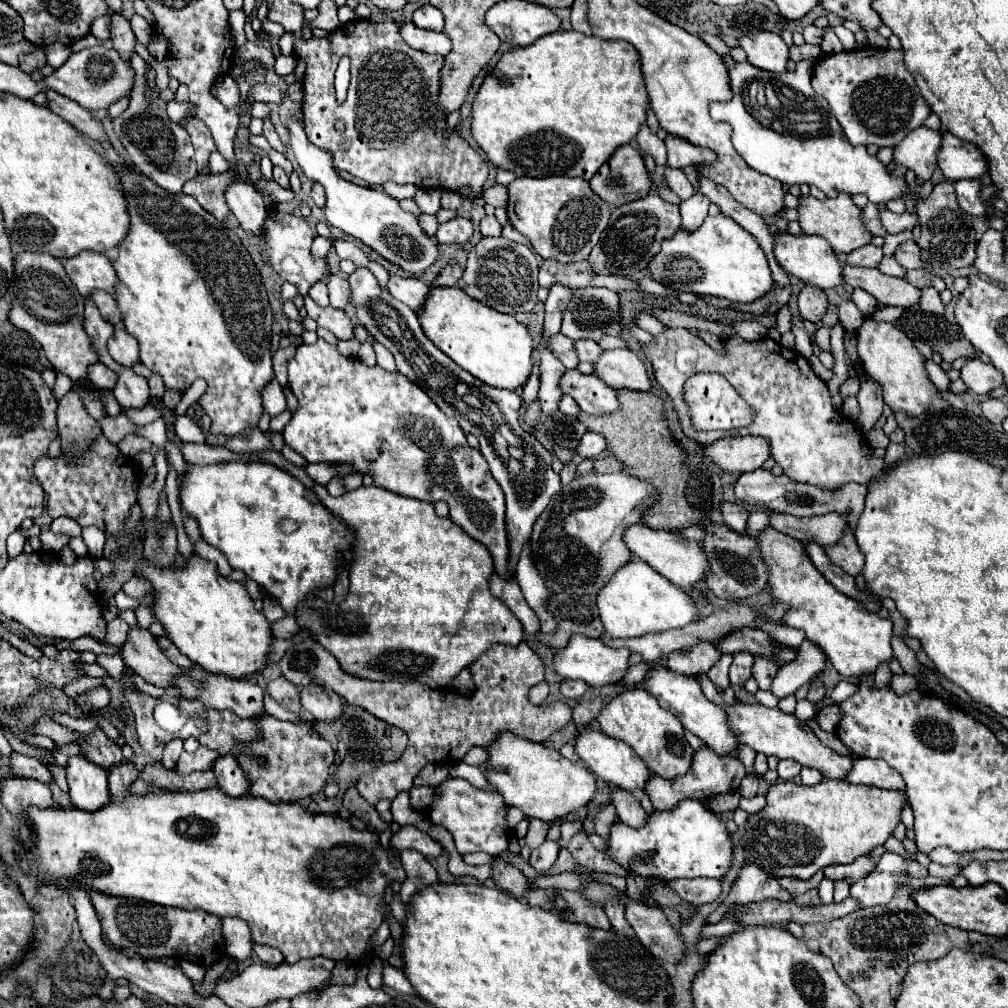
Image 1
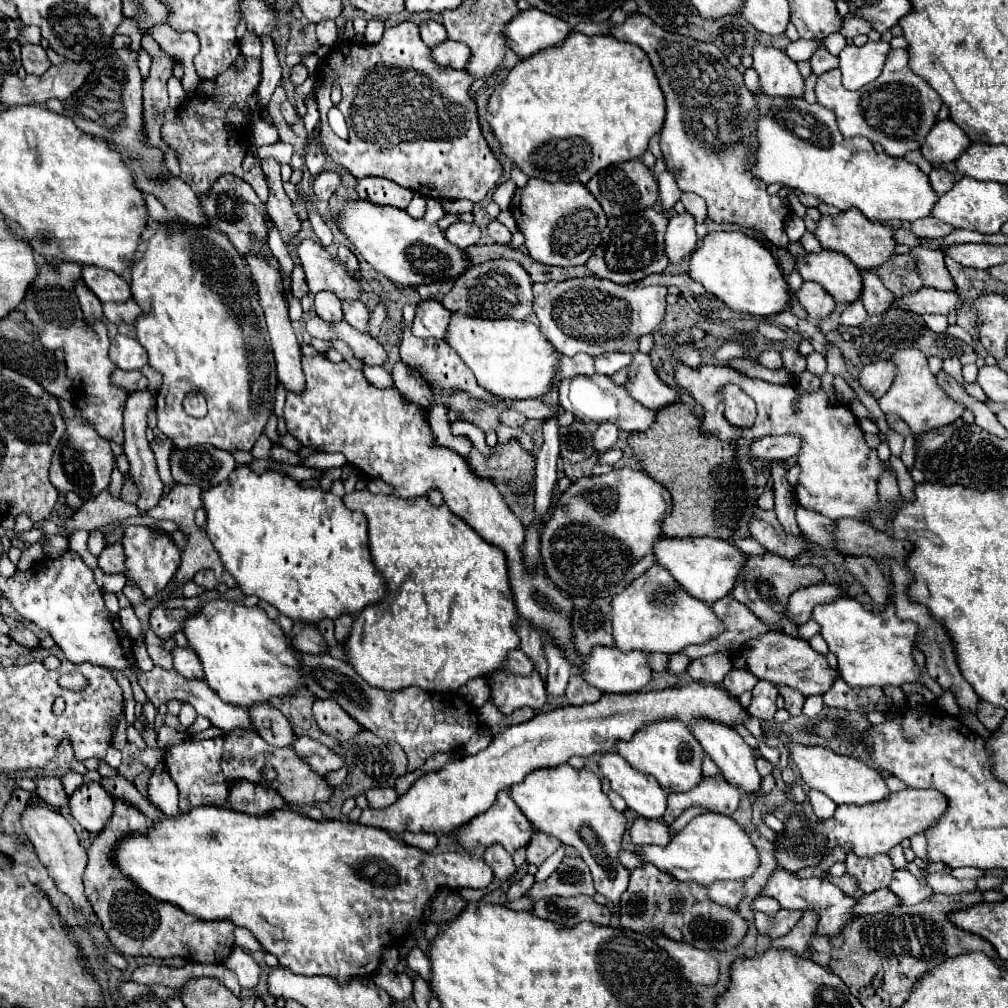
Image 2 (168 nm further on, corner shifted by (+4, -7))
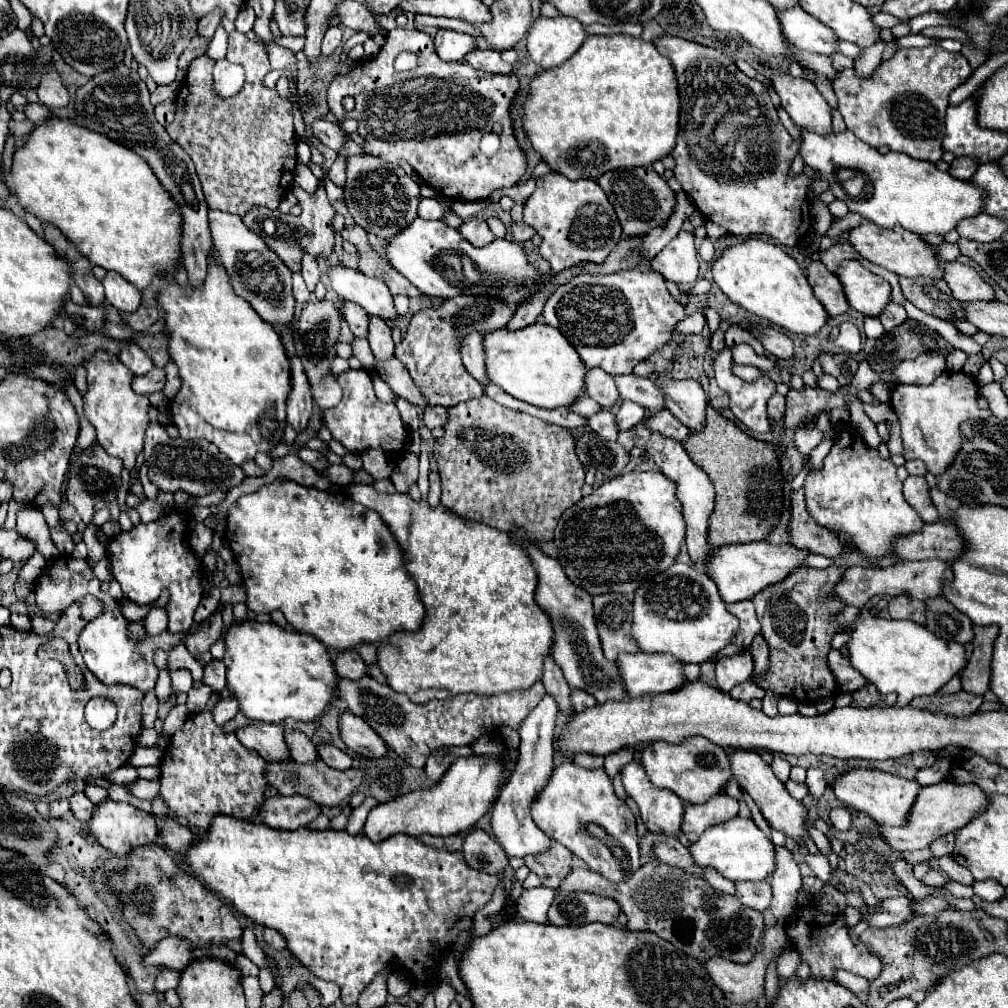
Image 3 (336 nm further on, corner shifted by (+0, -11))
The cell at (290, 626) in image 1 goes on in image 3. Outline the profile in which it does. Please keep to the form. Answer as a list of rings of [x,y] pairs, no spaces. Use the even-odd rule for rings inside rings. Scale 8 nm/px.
[[[342,651],[334,657],[334,667],[342,679],[358,681],[362,677],[368,677],[368,665],[362,661],[362,657],[356,651]]]

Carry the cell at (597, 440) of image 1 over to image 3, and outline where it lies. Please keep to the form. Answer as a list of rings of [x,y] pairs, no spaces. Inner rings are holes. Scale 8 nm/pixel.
[[[624,401],[616,413],[616,421],[618,421],[618,429],[620,431],[626,431],[626,429],[632,429],[634,425],[638,425],[642,419],[644,419],[644,413],[646,409],[638,403],[632,403],[632,401]]]

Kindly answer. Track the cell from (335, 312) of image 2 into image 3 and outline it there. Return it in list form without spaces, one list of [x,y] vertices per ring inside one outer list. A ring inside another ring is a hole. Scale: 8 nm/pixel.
[[[350,301],[344,303],[344,321],[348,323],[350,331],[356,337],[368,337],[368,323],[370,323],[370,315],[360,307],[354,305]]]

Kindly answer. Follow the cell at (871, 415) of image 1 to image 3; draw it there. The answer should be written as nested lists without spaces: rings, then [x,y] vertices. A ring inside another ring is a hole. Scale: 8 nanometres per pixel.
[[[924,353],[916,359],[902,361],[892,369],[898,383],[918,383],[930,385],[938,375],[946,371],[946,353]]]

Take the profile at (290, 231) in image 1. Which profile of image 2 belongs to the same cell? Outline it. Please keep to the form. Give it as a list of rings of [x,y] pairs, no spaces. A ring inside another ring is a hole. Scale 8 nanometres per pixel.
[[[304,239],[296,251],[296,263],[304,269],[306,285],[312,295],[318,291],[332,291],[340,299],[358,299],[362,285],[354,279],[338,259],[330,257],[326,249],[322,249],[312,239]]]

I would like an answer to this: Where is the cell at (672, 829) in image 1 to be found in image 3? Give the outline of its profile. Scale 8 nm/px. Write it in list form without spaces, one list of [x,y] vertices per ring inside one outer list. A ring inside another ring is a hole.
[[[734,817],[720,827],[710,827],[700,835],[698,843],[690,845],[690,853],[702,867],[714,867],[730,881],[760,881],[768,879],[776,869],[776,849],[774,843],[758,829],[752,819]]]

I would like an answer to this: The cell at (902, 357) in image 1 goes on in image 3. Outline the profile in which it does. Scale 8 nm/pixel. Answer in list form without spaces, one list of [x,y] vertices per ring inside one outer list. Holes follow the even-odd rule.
[[[944,371],[930,385],[894,387],[890,405],[896,411],[896,415],[900,411],[904,457],[924,461],[934,477],[942,475],[954,463],[958,451],[962,449],[960,425],[968,419],[986,419],[992,415],[990,409],[978,407],[978,391],[980,387],[976,385],[974,377],[962,371]]]

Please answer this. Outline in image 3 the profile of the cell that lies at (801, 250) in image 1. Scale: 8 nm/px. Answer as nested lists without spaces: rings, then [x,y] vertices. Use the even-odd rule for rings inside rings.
[[[844,261],[838,277],[842,279],[850,307],[862,315],[878,317],[890,303],[890,283],[864,269],[858,261]]]

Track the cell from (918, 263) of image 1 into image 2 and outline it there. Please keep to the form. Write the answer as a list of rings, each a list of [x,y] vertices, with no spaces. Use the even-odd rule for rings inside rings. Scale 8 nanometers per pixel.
[[[912,247],[910,257],[916,261],[918,275],[924,287],[934,287],[942,291],[954,291],[954,281],[944,265],[944,253],[924,247]]]

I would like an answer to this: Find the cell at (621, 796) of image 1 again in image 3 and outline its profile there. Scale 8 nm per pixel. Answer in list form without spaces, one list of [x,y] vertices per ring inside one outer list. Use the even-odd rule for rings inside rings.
[[[666,837],[666,841],[654,845],[654,853],[666,865],[678,867],[694,877],[704,877],[704,869],[694,861],[692,853],[676,837]]]

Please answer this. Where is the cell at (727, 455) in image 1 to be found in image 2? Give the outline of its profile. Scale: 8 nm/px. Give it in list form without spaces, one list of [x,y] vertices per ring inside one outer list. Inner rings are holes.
[[[762,437],[750,445],[750,455],[754,459],[764,461],[776,461],[776,459],[788,459],[794,457],[798,451],[798,439],[786,437]]]

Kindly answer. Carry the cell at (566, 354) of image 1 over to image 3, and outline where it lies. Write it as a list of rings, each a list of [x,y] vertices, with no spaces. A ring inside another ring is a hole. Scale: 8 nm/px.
[[[588,369],[586,375],[586,395],[598,401],[602,407],[614,407],[620,399],[614,377],[606,375],[602,369]]]

